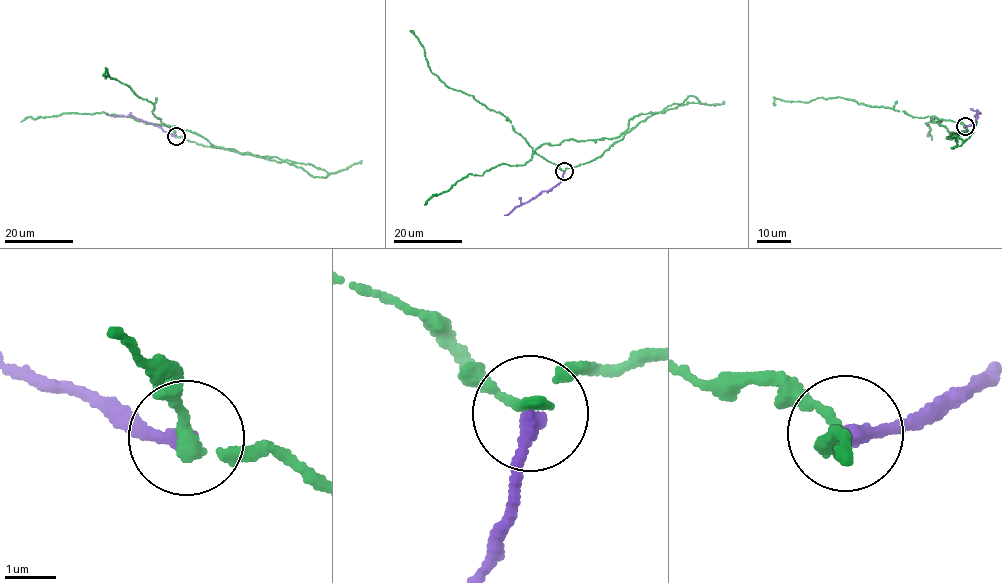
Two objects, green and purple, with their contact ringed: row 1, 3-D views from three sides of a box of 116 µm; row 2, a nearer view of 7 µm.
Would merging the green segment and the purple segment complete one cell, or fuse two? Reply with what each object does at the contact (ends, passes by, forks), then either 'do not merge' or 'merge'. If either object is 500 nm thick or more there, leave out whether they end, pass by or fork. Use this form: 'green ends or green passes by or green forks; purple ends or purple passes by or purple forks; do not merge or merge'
green passes by; purple ends; merge

